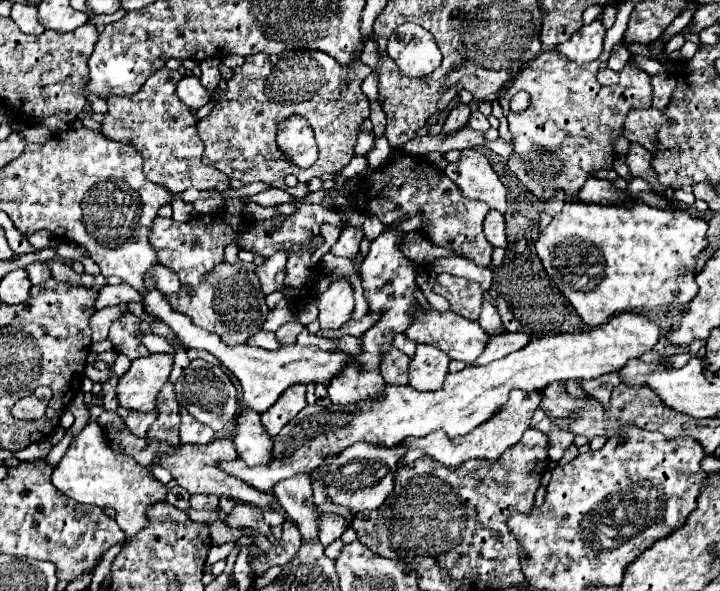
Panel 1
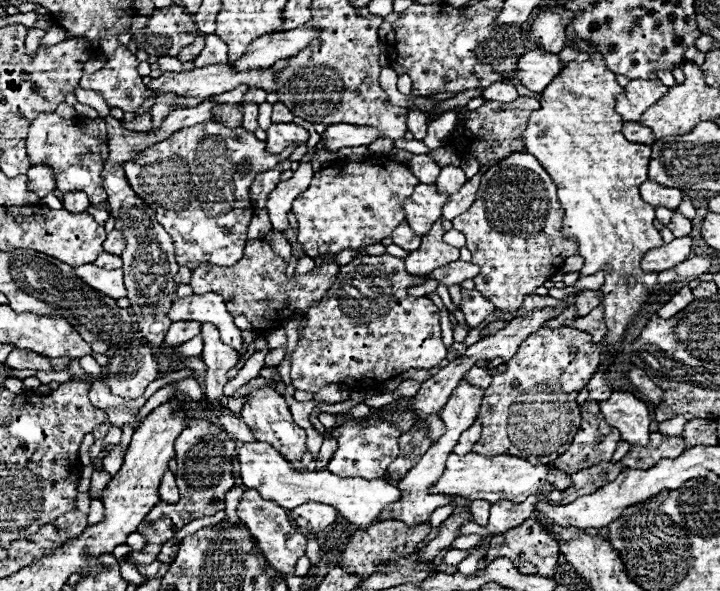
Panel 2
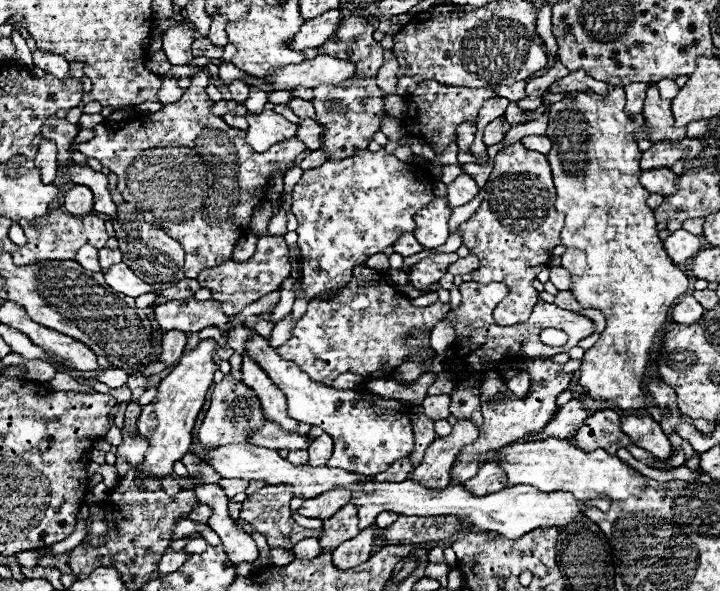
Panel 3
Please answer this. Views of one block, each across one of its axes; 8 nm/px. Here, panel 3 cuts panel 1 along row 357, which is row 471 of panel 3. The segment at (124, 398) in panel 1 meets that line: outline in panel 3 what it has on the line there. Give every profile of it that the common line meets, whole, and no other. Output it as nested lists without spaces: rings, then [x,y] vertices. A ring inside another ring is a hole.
[[[208,338],[208,340],[200,340],[196,348],[188,350],[174,366],[174,370],[160,382],[156,398],[142,408],[138,418],[138,432],[150,440],[150,448],[144,456],[144,464],[140,464],[138,468],[144,474],[154,478],[164,478],[172,472],[174,462],[178,462],[184,454],[190,452],[194,420],[202,410],[206,392],[212,386],[214,372],[218,370],[218,364],[214,362],[216,346],[218,342]]]

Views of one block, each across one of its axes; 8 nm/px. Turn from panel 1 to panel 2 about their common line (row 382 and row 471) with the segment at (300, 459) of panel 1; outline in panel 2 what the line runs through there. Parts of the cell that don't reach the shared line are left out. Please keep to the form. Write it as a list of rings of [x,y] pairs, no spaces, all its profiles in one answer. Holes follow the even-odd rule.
[[[452,452],[452,470],[446,470],[444,476],[432,484],[430,492],[436,494],[452,494],[462,496],[466,500],[486,500],[490,504],[498,500],[512,500],[512,502],[524,502],[528,496],[548,496],[550,500],[562,500],[564,492],[552,488],[546,482],[546,474],[554,470],[554,464],[538,464],[532,466],[528,460],[500,454],[500,456],[482,456],[476,452],[458,456]],[[452,476],[452,484],[448,484]]]

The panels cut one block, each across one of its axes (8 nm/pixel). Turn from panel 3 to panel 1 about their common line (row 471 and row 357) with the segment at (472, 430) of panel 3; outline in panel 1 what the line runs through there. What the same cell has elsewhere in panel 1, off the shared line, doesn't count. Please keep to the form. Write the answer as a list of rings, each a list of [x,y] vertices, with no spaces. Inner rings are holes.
[[[418,344],[416,356],[410,362],[410,386],[416,390],[440,390],[448,374],[448,364],[450,364],[448,354],[436,348],[434,344]]]

